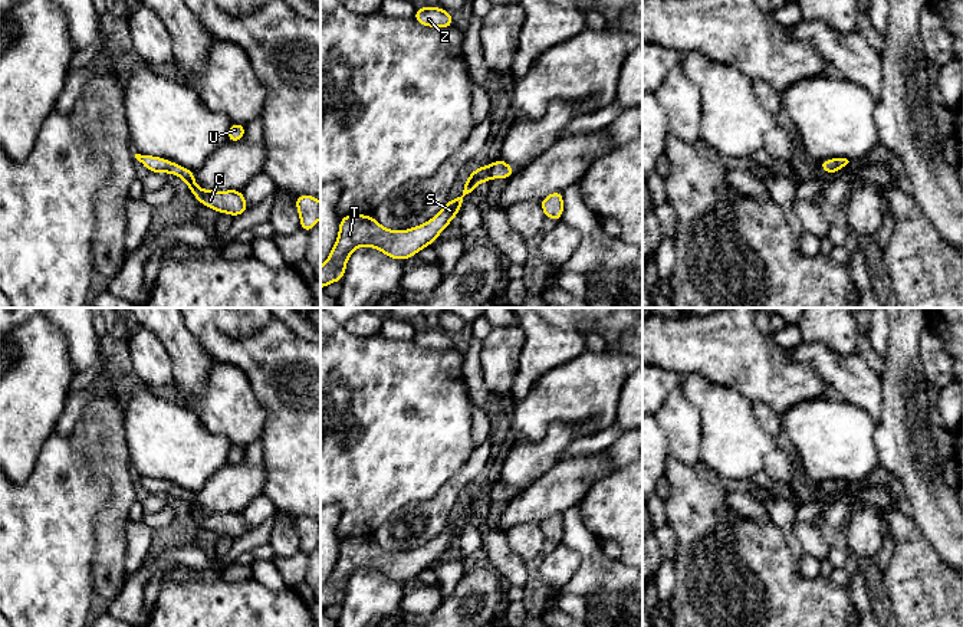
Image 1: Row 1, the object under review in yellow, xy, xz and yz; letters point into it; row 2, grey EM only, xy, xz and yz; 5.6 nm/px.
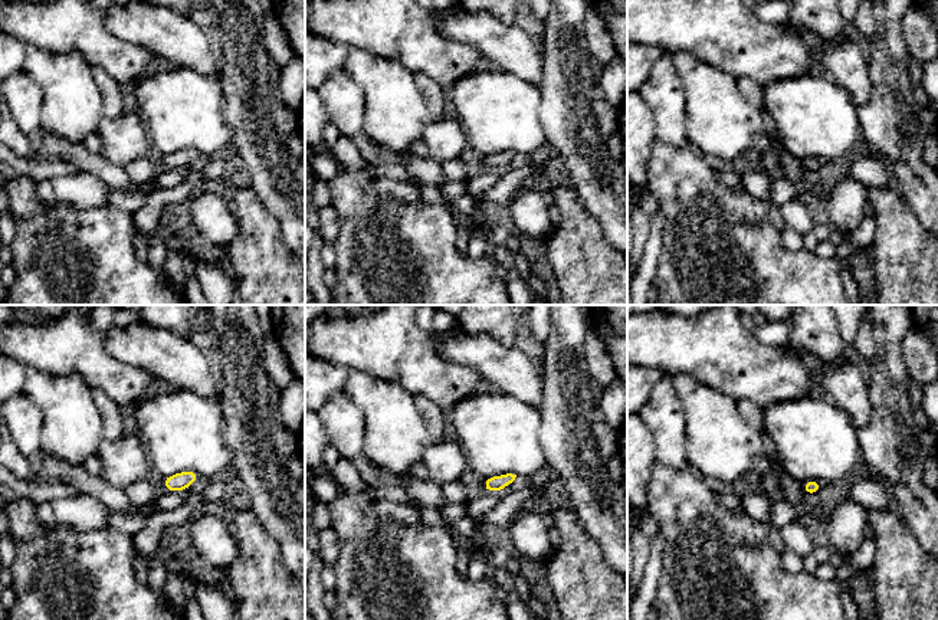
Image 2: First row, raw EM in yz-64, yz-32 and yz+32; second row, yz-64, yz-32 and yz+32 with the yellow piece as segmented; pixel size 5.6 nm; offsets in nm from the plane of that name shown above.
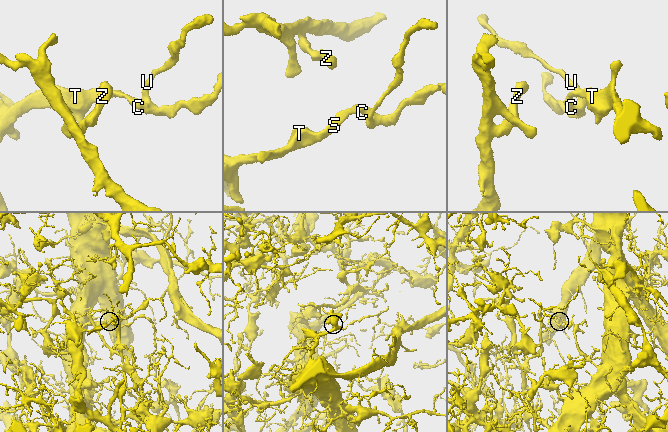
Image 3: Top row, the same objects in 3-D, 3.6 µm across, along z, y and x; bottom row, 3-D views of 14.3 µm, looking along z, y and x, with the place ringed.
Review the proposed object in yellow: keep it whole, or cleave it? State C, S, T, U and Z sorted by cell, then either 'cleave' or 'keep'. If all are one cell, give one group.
C S T U Z | keep

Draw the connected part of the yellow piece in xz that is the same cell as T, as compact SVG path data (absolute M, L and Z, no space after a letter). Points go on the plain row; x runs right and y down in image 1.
M502 480L496 482L489 489L483 486L482 489L470 495L469 500L463 506L463 515L459 519L448 522L448 525L424 546L411 549L408 552L390 552L382 546L379 546L372 538L365 538L365 536L349 536L341 539L336 564L328 581L321 588L321 611L323 611L329 605L342 603L344 595L346 592L346 584L358 569L362 568L374 569L387 577L390 581L398 581L398 582L407 582L408 580L415 578L421 571L430 568L434 562L438 561L440 555L459 536L464 525L464 519L467 516L473 516L479 505L489 505L492 500L509 502L513 498L513 495L515 490L510 489Z

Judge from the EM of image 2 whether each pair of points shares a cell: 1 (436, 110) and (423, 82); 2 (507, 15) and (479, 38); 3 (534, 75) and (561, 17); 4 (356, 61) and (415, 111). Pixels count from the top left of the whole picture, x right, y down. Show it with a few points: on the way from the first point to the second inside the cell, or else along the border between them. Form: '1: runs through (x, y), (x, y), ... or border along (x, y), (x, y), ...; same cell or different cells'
1: runs through (435, 102), (430, 89); same cell
2: border along (492, 15), (505, 23), (515, 23); different cells
3: border along (541, 55), (543, 87); different cells
4: runs through (370, 71), (400, 101); same cell

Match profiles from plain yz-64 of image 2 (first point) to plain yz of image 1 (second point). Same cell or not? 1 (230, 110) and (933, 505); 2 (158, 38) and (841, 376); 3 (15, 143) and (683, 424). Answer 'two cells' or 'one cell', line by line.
1: one cell
2: one cell
3: two cells

